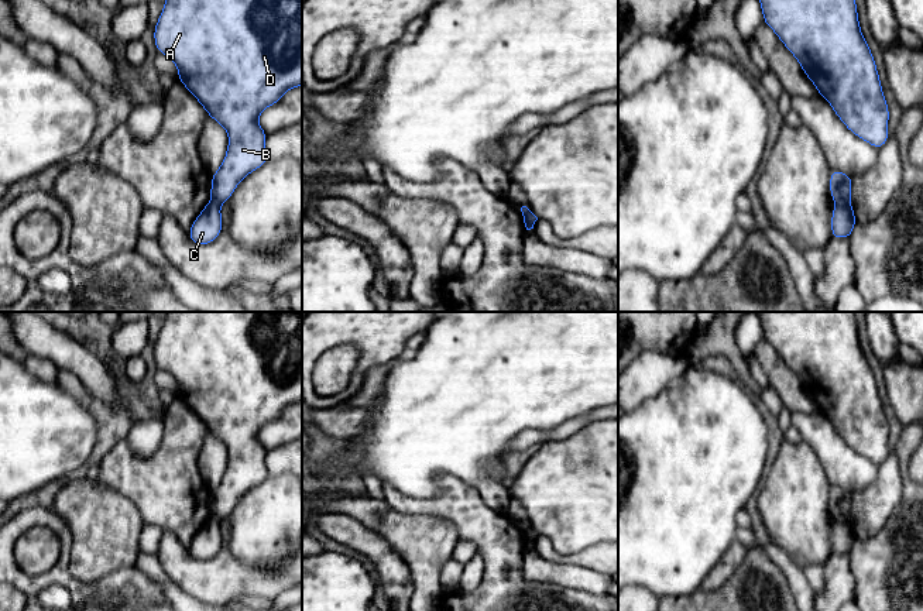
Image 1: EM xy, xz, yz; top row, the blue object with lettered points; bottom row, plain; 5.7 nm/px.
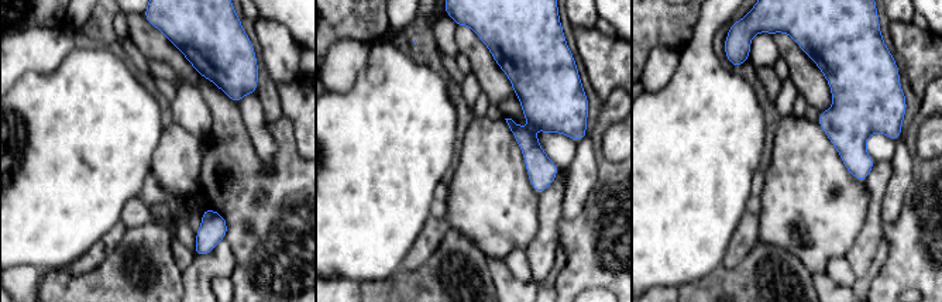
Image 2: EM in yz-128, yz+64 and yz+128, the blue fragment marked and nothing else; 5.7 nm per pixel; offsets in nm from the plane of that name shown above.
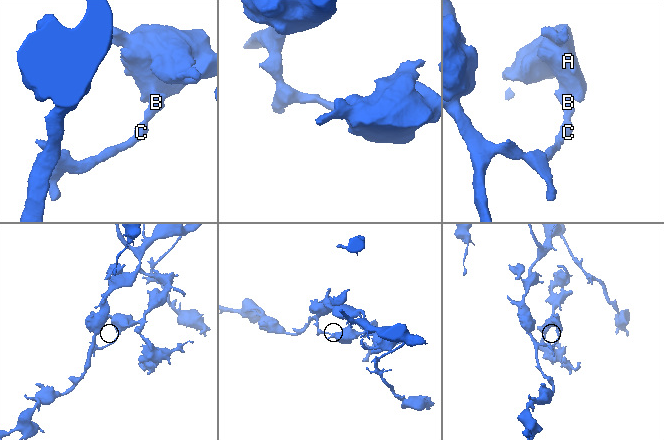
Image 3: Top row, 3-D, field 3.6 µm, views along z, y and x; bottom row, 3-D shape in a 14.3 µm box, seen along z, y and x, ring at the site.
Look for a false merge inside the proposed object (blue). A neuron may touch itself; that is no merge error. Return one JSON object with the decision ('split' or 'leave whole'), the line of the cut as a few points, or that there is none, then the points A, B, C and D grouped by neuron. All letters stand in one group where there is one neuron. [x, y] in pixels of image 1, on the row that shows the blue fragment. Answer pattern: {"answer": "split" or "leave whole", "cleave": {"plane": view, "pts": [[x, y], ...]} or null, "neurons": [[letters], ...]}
{"answer": "split", "cleave": {"plane": "yz", "pts": [[848, 201], [836, 203]]}, "neurons": [["A", "B", "D"], ["C"]]}

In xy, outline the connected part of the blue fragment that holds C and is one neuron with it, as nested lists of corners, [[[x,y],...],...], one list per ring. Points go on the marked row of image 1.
[[[210,200],[192,223],[188,237],[193,244],[205,246],[213,243],[222,229],[220,205]]]

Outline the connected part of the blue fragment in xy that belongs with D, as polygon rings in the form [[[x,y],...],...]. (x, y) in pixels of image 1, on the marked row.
[[[165,0],[162,13],[154,28],[157,51],[169,56],[178,68],[178,79],[205,107],[206,114],[224,127],[229,134],[229,145],[222,167],[212,174],[210,196],[217,205],[224,203],[236,190],[239,182],[267,161],[267,133],[258,124],[260,113],[278,103],[289,89],[302,86],[302,0]]]

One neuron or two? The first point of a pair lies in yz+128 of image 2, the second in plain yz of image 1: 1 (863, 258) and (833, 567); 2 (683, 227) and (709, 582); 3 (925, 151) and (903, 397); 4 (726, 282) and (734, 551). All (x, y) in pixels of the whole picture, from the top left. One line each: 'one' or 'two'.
1: one
2: two
3: one
4: two

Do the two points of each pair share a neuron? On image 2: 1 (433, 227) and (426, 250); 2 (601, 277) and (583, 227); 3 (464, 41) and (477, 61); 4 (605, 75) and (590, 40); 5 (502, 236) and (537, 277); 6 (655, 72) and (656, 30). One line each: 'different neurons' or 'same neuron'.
1: same neuron
2: same neuron
3: same neuron
4: same neuron
5: different neurons
6: different neurons

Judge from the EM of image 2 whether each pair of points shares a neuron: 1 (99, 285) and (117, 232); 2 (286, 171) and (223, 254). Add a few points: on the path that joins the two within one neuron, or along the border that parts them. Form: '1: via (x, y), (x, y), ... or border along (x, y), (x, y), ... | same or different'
1: border along (127, 229), (117, 246), (85, 274) | different
2: border along (226, 237), (234, 258), (231, 277) | different

